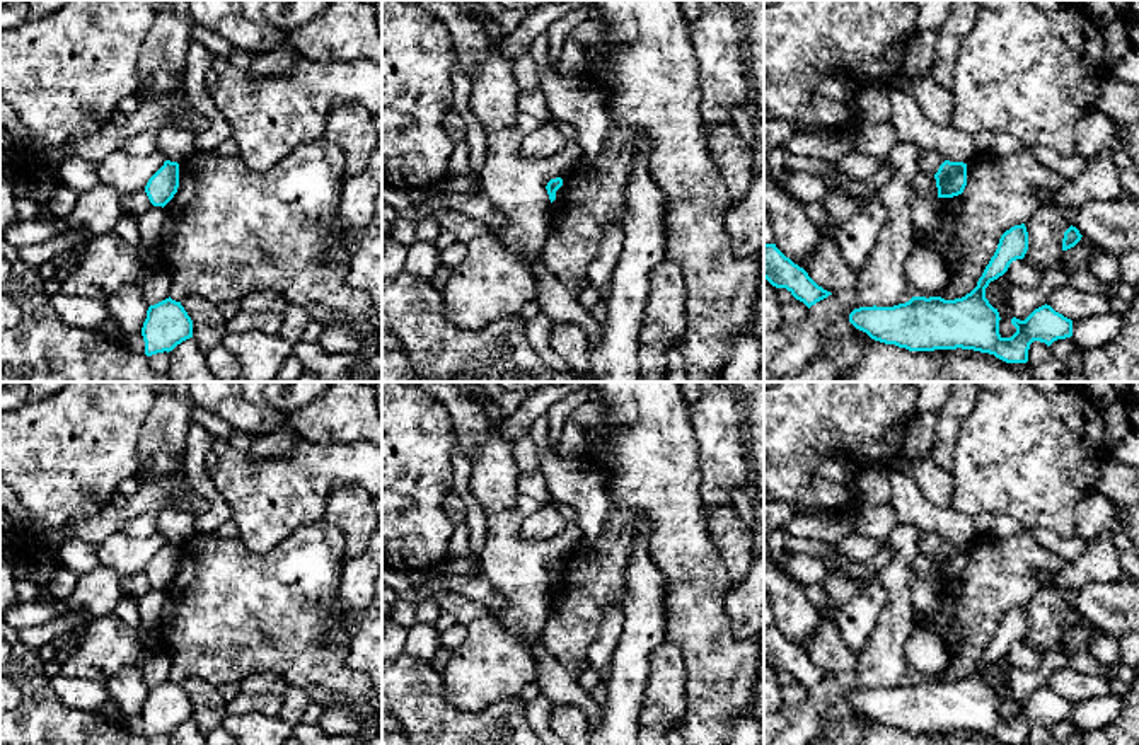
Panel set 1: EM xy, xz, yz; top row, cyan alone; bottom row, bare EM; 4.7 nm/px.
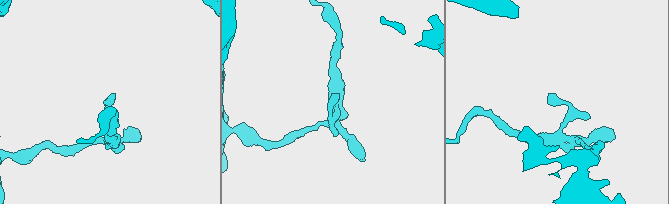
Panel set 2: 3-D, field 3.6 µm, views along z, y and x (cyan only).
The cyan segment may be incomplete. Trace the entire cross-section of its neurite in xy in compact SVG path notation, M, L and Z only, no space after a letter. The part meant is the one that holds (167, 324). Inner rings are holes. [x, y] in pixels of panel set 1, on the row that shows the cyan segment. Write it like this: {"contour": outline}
{"contour": "M169 297L148 307L142 336L147 356L169 353L182 341L193 338L193 321L181 302Z"}

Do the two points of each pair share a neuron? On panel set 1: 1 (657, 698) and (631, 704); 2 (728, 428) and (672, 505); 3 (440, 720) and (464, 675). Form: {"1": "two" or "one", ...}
{"1": "two", "2": "two", "3": "two"}

